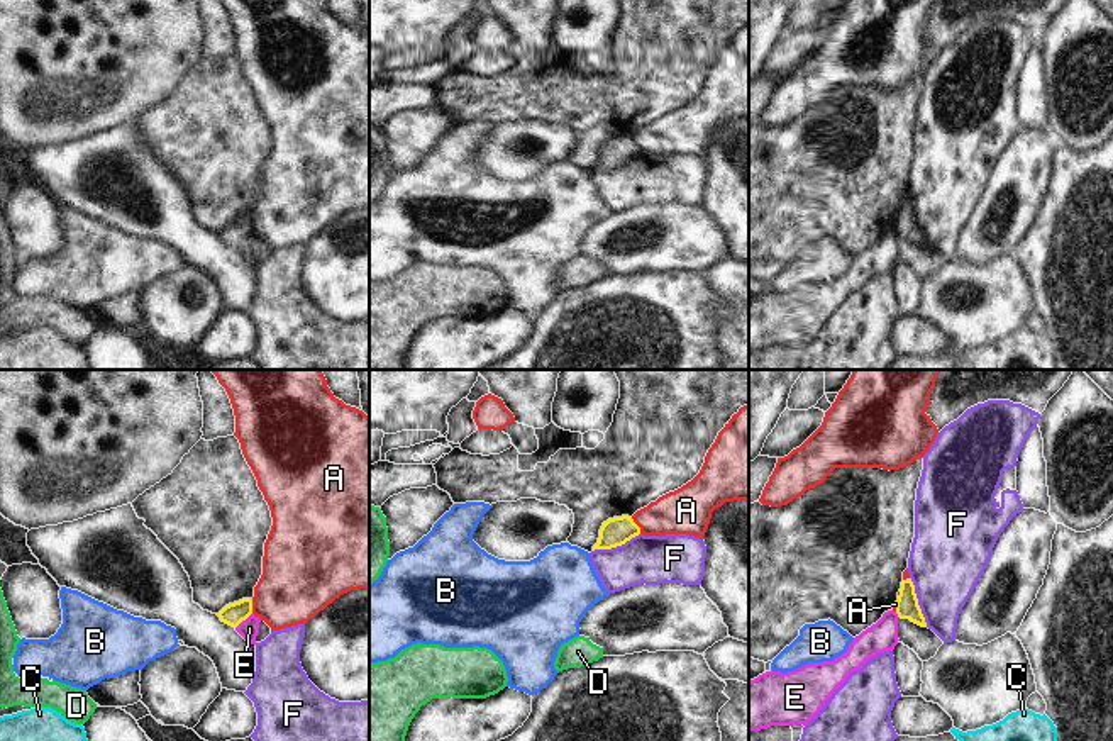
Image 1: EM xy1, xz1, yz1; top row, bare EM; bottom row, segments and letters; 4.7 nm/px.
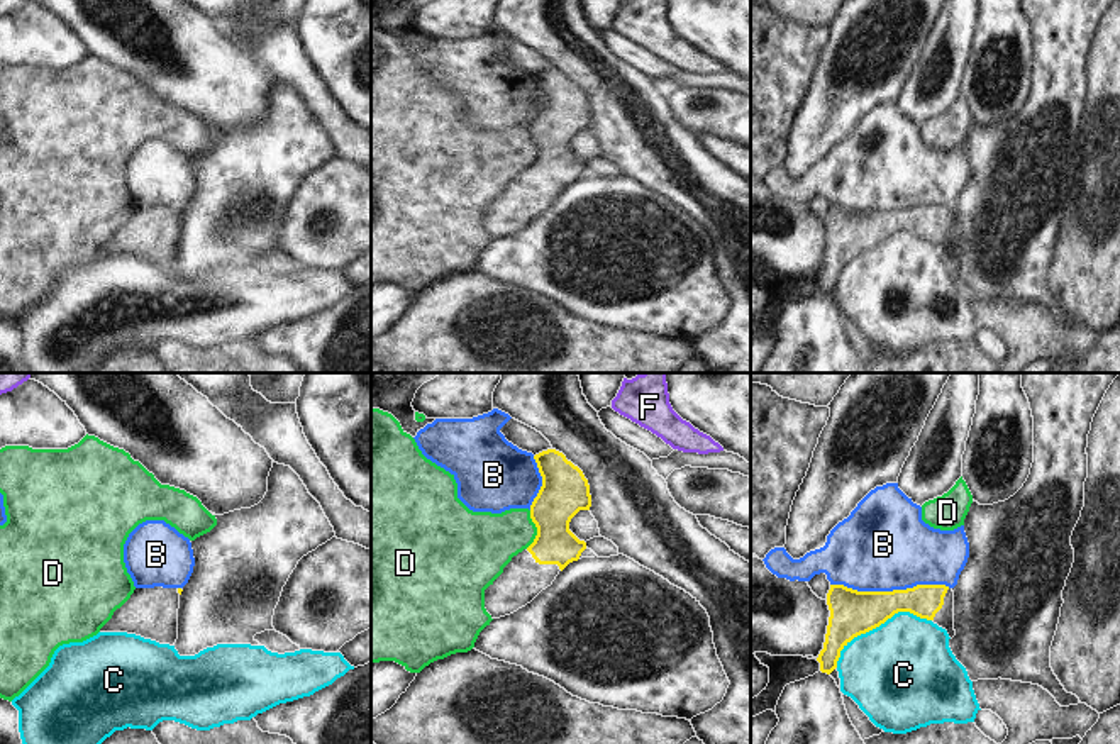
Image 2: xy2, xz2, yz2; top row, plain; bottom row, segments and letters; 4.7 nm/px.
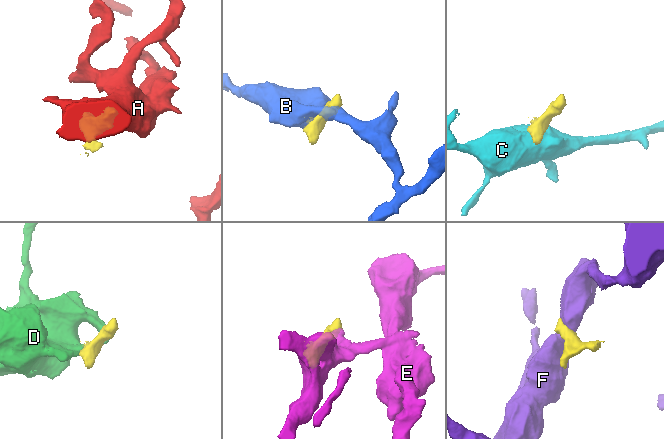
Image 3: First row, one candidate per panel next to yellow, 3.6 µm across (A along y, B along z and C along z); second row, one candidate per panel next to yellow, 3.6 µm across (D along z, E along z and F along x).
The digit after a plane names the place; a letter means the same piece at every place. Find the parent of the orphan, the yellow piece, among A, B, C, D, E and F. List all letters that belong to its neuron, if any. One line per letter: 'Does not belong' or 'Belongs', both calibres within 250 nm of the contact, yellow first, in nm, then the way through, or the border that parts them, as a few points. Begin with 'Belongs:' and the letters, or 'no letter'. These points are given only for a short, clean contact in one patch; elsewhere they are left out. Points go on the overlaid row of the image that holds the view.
Belongs: no letter
A: Does not belong. Thickness 140 nm (yellow) against 220 nm. Boundary: xz1 (631, 518), (641, 533)
B: Does not belong. Thickness 220 nm (yellow) against 440 nm
C: Does not belong. Thickness 220 nm (yellow) against 500 nm
D: Does not belong. Thickness 220 nm (yellow) against 280 nm
E: Does not belong. Thickness 110 nm (yellow) against 90 nm. Boundary: xy1 (251, 612), (236, 628)
F: Does not belong. Thickness 110 nm (yellow) against 360 nm. Boundary: yz1 (910, 577), (927, 626)

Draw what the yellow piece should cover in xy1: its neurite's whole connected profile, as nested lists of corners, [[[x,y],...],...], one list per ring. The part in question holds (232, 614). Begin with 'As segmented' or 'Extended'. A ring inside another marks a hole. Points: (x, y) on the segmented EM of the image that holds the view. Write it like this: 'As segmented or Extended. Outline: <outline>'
As segmented. Outline: [[[242,599],[239,602],[225,605],[217,616],[220,617],[222,622],[237,627],[251,614],[252,614],[252,600]]]

